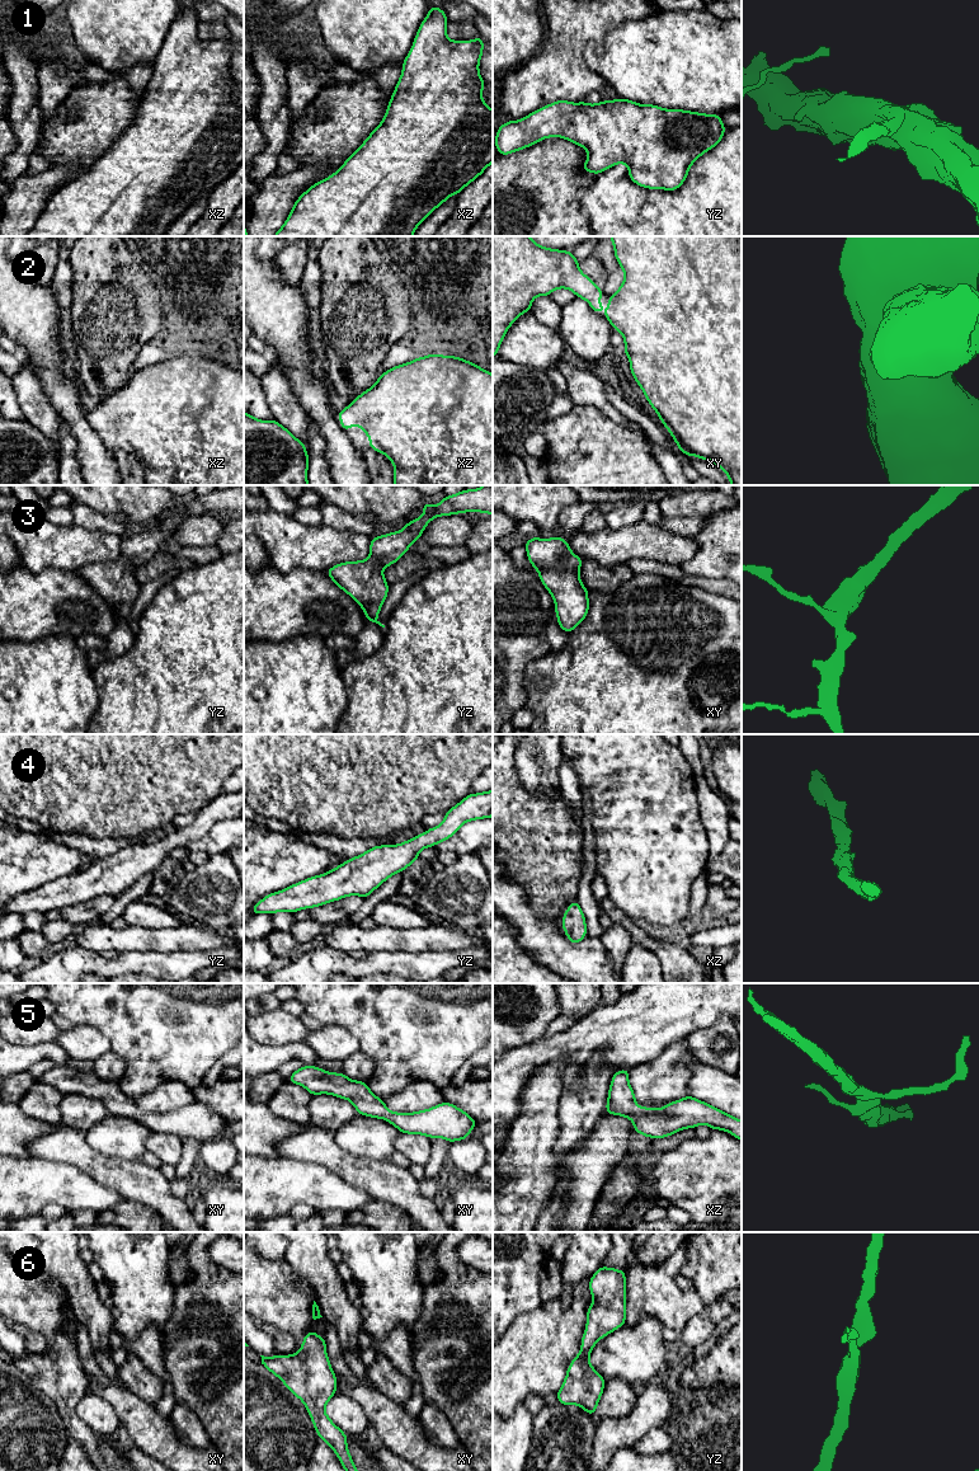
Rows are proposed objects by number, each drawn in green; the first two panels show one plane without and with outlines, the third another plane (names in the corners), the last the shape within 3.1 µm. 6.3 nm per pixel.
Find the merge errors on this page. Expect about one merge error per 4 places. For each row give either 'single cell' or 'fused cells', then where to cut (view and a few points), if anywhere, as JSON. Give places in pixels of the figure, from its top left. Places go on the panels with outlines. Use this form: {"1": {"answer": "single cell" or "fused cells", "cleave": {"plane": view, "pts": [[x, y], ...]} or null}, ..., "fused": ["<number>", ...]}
{"1": {"answer": "single cell", "cleave": null}, "2": {"answer": "single cell", "cleave": null}, "3": {"answer": "single cell", "cleave": null}, "4": {"answer": "single cell", "cleave": null}, "5": {"answer": "single cell", "cleave": null}, "6": {"answer": "single cell", "cleave": null}, "fused": []}

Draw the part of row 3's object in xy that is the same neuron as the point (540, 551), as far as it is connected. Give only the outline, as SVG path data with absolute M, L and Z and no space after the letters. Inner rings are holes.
M532 537L524 547L541 583L555 601L559 626L569 634L582 624L589 610L589 591L584 588L579 575L583 559L573 554L563 537Z

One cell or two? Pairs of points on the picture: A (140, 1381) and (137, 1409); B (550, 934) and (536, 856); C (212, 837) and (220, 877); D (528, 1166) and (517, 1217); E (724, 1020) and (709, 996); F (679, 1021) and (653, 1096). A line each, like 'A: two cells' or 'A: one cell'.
A: two cells
B: two cells
C: two cells
D: one cell
E: two cells
F: two cells

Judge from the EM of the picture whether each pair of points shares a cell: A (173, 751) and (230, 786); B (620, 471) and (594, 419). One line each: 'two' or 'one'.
A: two
B: one

